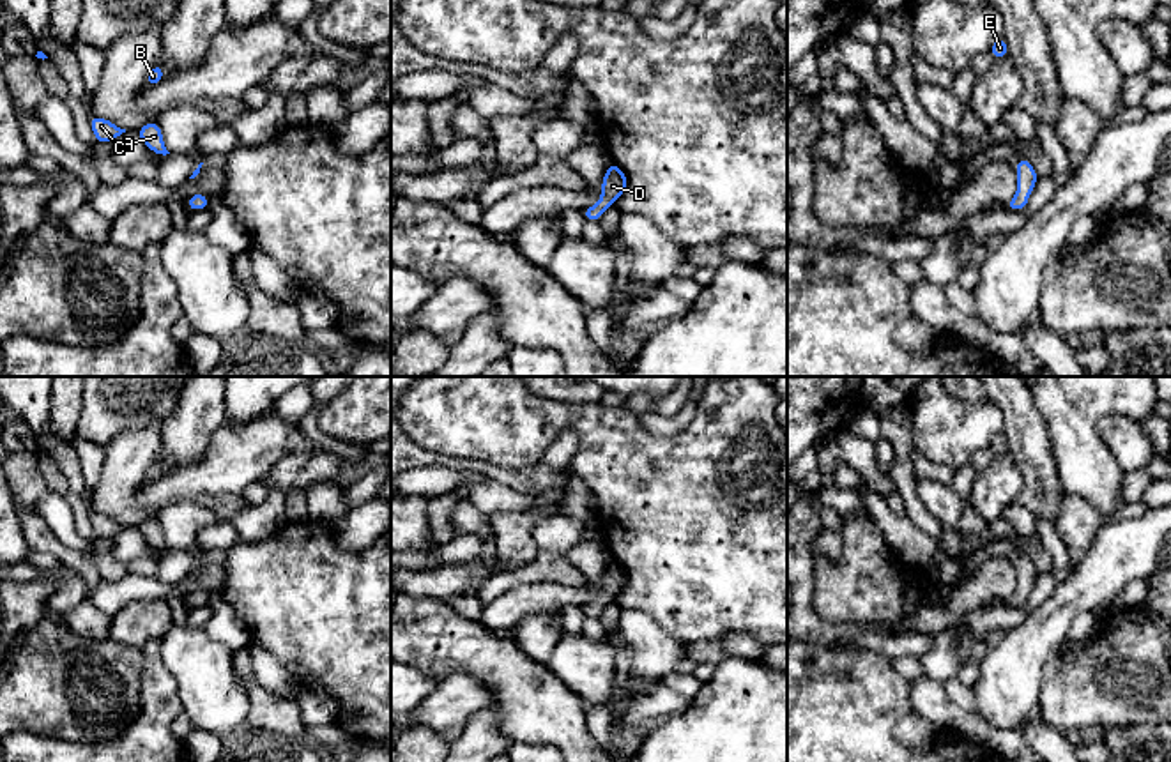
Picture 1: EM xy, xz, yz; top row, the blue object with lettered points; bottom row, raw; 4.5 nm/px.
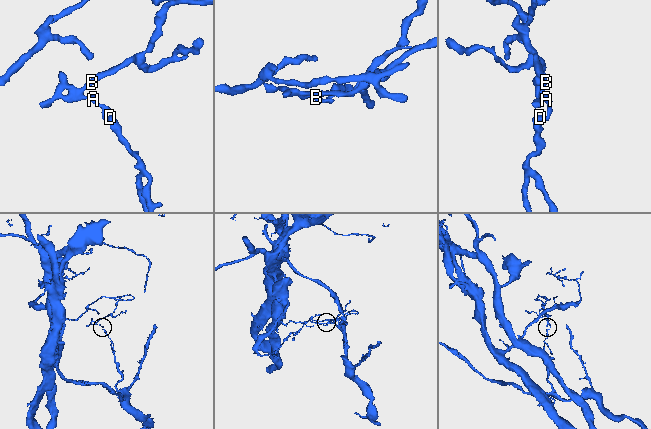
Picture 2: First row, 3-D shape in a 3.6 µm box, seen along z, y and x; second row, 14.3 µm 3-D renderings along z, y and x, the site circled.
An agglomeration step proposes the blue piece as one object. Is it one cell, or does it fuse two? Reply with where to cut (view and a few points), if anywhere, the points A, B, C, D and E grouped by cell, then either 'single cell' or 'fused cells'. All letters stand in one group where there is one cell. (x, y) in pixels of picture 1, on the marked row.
cut in yz along (1016, 195), (1023, 200), (1017, 209); A B C E / D; fused cells

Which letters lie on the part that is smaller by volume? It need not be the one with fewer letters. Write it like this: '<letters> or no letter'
D

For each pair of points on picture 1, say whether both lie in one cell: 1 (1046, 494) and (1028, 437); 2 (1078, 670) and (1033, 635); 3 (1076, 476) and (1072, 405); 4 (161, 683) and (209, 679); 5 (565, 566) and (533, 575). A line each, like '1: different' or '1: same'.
1: same
2: different
3: same
4: different
5: same

